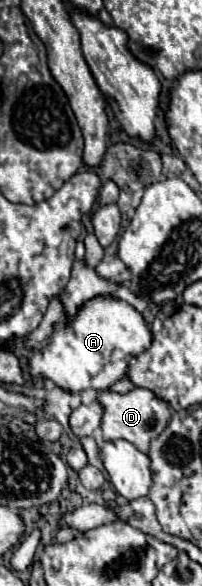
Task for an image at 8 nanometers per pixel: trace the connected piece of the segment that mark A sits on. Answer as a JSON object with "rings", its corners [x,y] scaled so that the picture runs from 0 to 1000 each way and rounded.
{"rings":[[[480,503],[391,524],[371,544],[272,551],[262,575],[203,599],[134,606],[134,630],[153,643],[252,647],[322,667],[540,664],[569,650],[629,640],[629,619],[748,589],[748,568],[698,534],[629,514],[559,503]]]}

